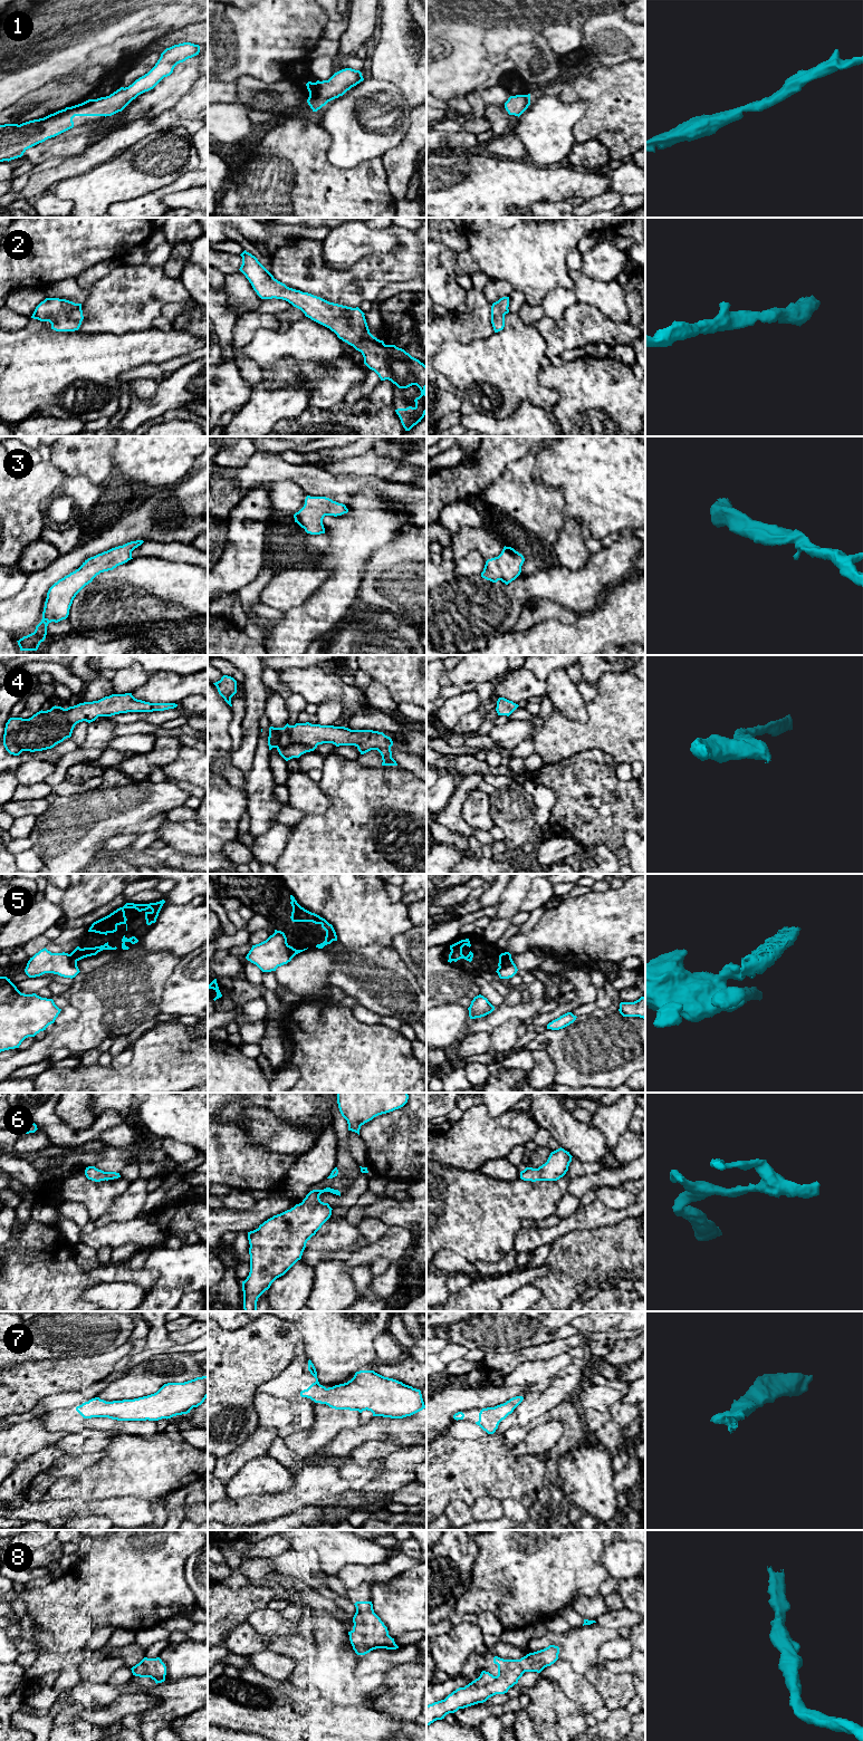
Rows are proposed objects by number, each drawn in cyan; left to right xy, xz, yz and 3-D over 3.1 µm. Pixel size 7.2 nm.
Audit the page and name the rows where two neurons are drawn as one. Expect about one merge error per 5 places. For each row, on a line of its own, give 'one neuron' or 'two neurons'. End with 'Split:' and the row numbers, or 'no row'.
1: one neuron
2: one neuron
3: one neuron
4: one neuron
5: two neurons
6: one neuron
7: one neuron
8: one neuron
Split: 5

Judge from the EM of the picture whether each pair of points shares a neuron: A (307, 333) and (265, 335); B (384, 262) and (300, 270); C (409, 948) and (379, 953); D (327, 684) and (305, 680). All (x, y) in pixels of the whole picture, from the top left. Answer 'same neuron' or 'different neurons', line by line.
A: same neuron
B: same neuron
C: different neurons
D: same neuron

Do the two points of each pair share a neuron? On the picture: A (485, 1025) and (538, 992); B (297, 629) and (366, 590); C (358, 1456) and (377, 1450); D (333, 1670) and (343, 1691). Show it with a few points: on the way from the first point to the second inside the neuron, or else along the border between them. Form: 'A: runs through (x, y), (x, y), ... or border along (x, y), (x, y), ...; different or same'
A: runs through (499, 1016), (510, 1011), (525, 1011), (529, 1007); same
B: border along (366, 571), (356, 596); different
C: runs through (363, 1454), (368, 1450), (373, 1450); same
D: runs through (335, 1675), (335, 1679), (342, 1685); same

